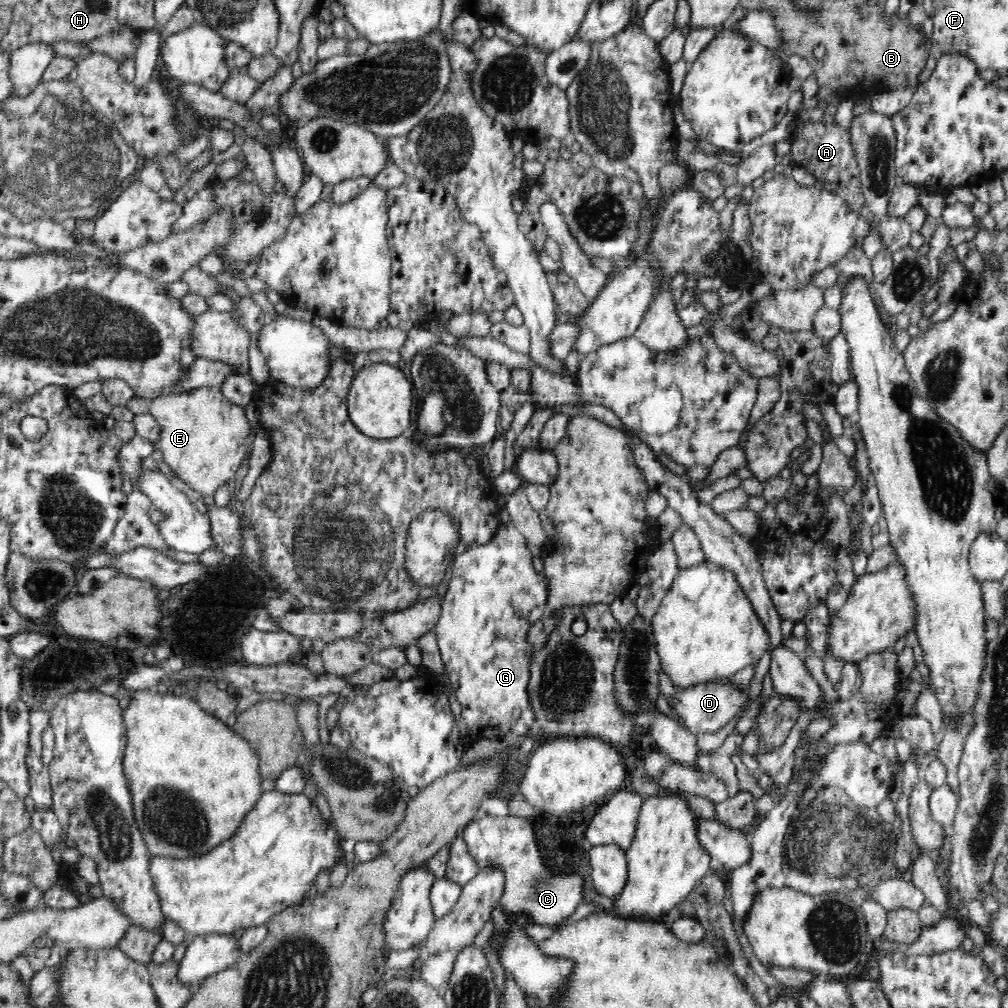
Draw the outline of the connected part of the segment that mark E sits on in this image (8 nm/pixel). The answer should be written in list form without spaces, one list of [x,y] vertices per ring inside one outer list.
[[[202,387],[175,394],[165,392],[162,396],[149,401],[149,414],[156,419],[159,427],[155,448],[162,452],[162,458],[168,464],[170,472],[198,494],[214,495],[220,486],[224,486],[236,476],[242,462],[250,456],[252,445],[248,440],[254,434],[250,427],[252,421],[250,410],[231,403],[219,387]]]

